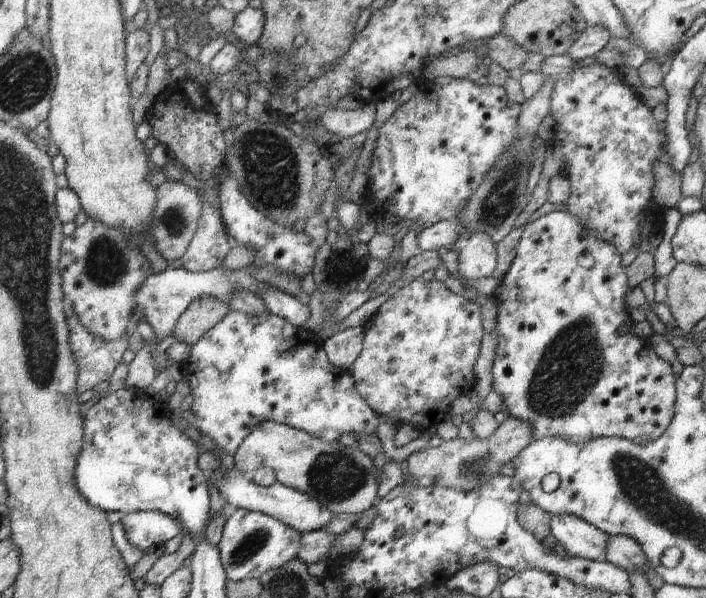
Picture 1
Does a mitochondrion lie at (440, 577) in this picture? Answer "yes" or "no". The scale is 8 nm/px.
no

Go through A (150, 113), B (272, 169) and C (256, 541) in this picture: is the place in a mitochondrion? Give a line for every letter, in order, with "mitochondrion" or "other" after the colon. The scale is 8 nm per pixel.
A: other
B: mitochondrion
C: mitochondrion

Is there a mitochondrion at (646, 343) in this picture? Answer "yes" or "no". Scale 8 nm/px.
no

